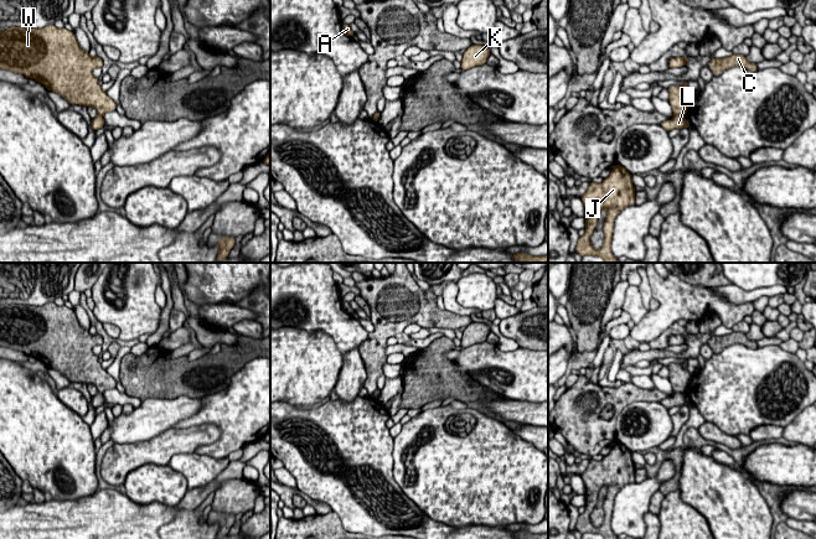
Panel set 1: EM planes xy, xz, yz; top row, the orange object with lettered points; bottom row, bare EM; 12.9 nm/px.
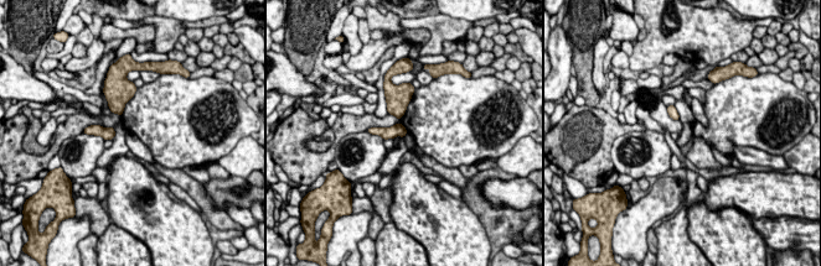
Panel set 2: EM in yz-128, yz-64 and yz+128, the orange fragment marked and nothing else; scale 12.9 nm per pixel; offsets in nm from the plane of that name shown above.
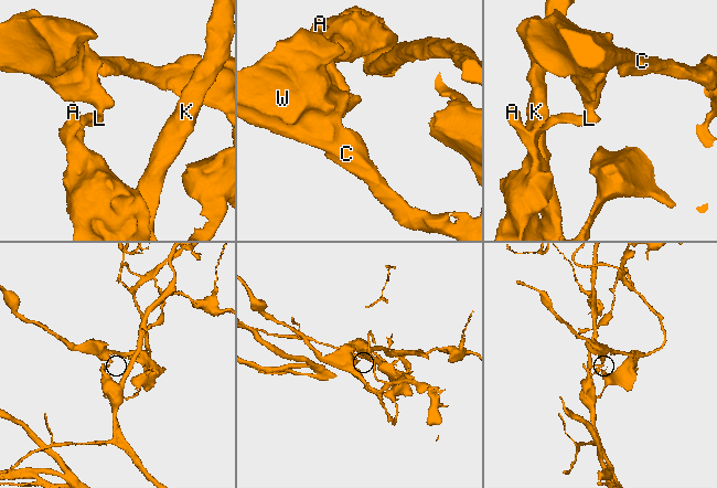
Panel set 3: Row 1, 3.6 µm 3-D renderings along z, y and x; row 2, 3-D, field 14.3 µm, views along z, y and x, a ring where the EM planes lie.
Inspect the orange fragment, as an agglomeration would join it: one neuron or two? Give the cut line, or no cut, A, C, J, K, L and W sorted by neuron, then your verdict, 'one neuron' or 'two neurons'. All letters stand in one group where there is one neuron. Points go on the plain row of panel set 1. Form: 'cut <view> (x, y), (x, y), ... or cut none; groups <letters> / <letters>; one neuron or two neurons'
cut yz (675, 392), (682, 393); groups A J K L / C W; two neurons

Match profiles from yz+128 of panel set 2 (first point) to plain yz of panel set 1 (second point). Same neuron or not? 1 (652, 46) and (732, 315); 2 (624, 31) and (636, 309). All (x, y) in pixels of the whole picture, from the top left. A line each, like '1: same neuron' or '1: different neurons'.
1: same neuron
2: same neuron

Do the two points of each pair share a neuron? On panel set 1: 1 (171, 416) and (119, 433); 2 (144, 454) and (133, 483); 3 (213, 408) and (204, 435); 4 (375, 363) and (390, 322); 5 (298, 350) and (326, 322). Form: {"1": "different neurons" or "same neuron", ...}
{"1": "same neuron", "2": "different neurons", "3": "different neurons", "4": "same neuron", "5": "different neurons"}

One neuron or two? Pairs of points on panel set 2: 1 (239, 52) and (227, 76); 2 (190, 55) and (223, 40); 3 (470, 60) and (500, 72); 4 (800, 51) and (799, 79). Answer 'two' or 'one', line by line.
1: one
2: one
3: one
4: two

